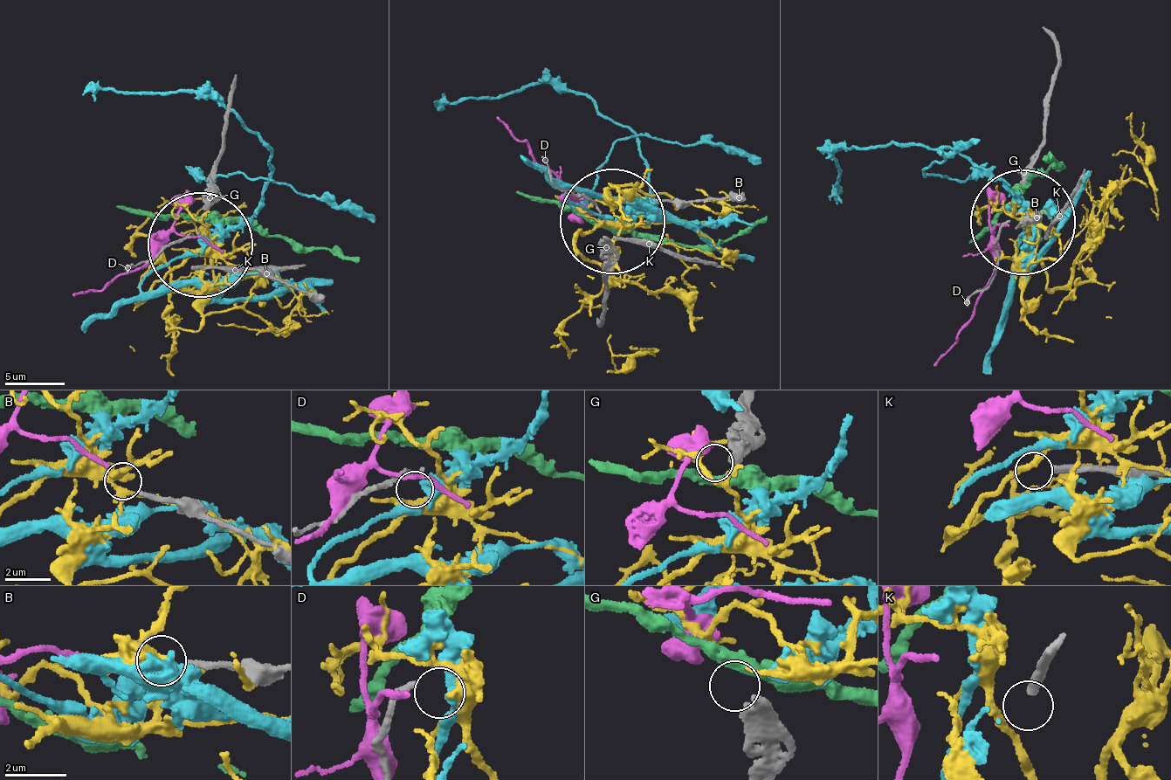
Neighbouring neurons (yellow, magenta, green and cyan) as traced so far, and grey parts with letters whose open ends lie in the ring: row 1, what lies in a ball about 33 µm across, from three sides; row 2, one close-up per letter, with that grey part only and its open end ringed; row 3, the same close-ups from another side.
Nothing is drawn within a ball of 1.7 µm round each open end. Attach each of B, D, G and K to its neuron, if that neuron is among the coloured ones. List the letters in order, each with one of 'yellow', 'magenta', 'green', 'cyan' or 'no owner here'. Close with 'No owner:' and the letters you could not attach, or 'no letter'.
B: magenta
D: yellow
G: no owner here
K: no owner here
No owner: G, K

